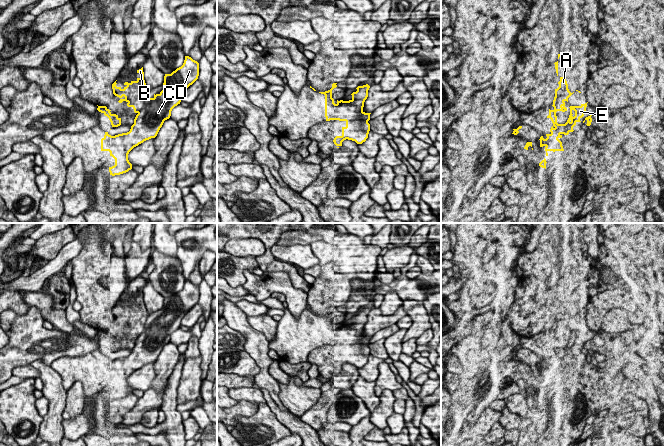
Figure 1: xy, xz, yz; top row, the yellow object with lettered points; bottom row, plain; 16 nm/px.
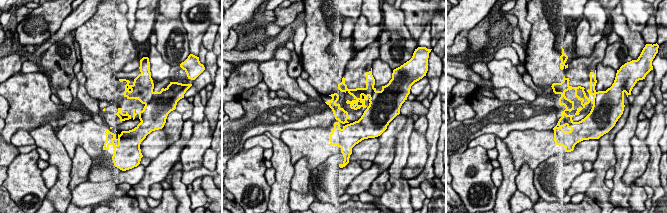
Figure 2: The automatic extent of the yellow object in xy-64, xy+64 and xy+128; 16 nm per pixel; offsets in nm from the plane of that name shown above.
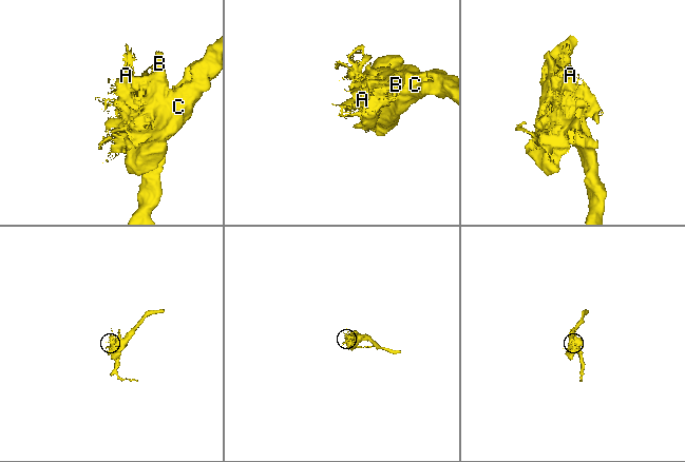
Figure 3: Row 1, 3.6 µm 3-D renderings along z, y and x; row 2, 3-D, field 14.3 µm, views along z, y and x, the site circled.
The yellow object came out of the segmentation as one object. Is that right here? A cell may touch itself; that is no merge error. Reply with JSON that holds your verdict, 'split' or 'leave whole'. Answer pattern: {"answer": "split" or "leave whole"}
{"answer": "split"}

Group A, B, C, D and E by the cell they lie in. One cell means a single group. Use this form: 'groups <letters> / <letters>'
groups A B E / C D

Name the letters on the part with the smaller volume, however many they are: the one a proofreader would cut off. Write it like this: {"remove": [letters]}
{"remove": ["A", "B", "E"]}

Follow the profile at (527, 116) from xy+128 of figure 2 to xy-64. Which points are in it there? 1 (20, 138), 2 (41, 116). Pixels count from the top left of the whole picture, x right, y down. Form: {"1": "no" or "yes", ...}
{"1": "no", "2": "yes"}

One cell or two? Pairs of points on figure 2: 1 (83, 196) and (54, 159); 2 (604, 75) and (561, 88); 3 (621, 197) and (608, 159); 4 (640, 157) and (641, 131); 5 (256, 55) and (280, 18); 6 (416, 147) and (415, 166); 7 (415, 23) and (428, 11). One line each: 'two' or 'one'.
1: two
2: two
3: two
4: two
5: two
6: one
7: one

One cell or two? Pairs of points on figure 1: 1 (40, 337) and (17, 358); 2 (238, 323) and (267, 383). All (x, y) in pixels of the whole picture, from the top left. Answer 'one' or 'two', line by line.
1: one
2: one

